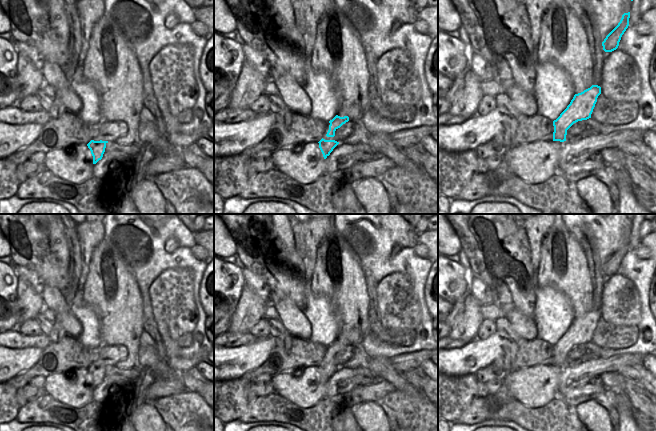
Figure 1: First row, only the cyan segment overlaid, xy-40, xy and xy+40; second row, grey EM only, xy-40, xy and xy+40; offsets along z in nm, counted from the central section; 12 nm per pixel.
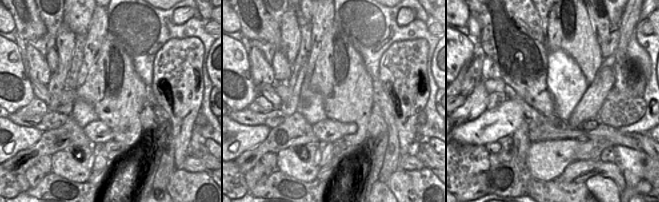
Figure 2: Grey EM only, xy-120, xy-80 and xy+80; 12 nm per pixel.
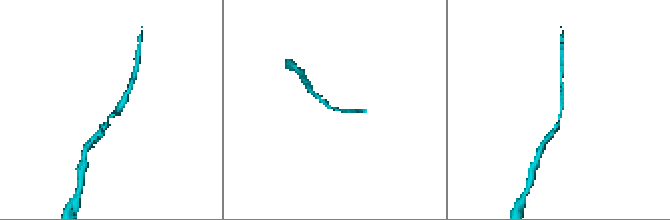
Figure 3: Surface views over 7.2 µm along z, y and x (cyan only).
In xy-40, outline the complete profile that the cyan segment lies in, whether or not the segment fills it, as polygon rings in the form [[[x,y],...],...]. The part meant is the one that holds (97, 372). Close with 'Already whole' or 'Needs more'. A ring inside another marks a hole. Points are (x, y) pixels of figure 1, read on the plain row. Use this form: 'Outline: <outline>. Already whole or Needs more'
Outline: [[[91,364],[87,370],[91,375],[91,378],[93,380],[93,388],[96,388],[99,384],[102,383],[103,378],[105,376],[106,368],[108,365],[94,365]]]. Already whole

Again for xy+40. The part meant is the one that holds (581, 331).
Outline: [[[592,309],[575,318],[567,332],[553,345],[553,365],[566,365],[567,354],[576,346],[591,342],[591,338],[601,318],[601,311]]]. Already whole

